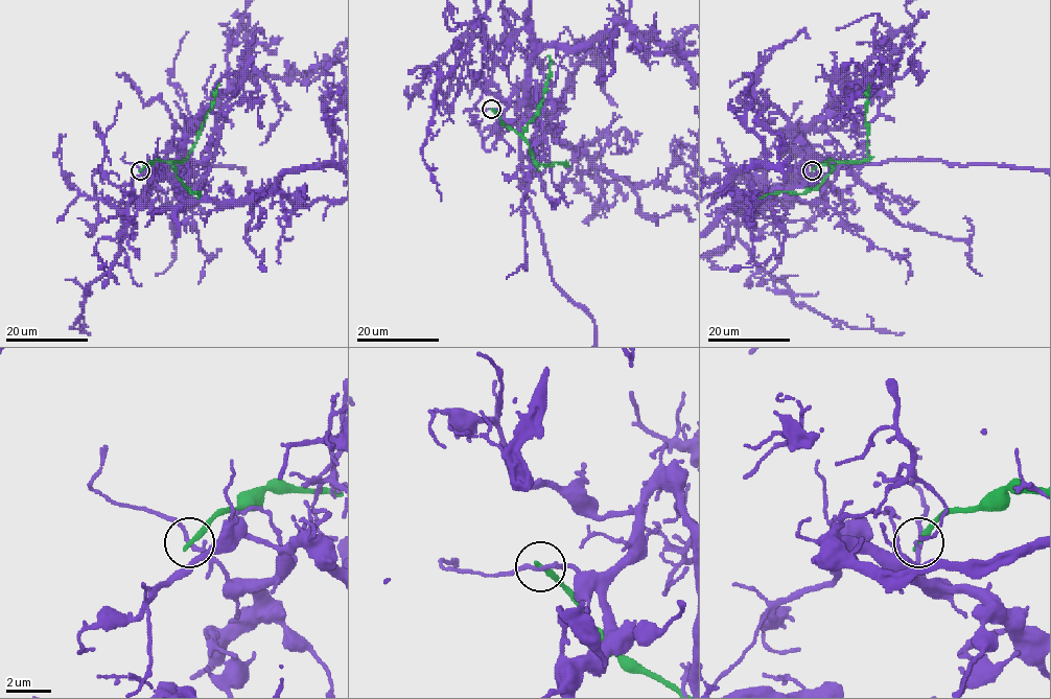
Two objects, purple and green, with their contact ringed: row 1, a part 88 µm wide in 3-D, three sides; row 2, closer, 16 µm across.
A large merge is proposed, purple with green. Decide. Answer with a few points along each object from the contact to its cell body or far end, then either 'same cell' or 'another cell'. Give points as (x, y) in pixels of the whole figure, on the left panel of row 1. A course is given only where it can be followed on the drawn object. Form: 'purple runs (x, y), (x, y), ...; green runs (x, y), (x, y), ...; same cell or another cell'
green runs (140, 170), (155, 160), (182, 161), (187, 157), (214, 100), (218, 84); another cell

